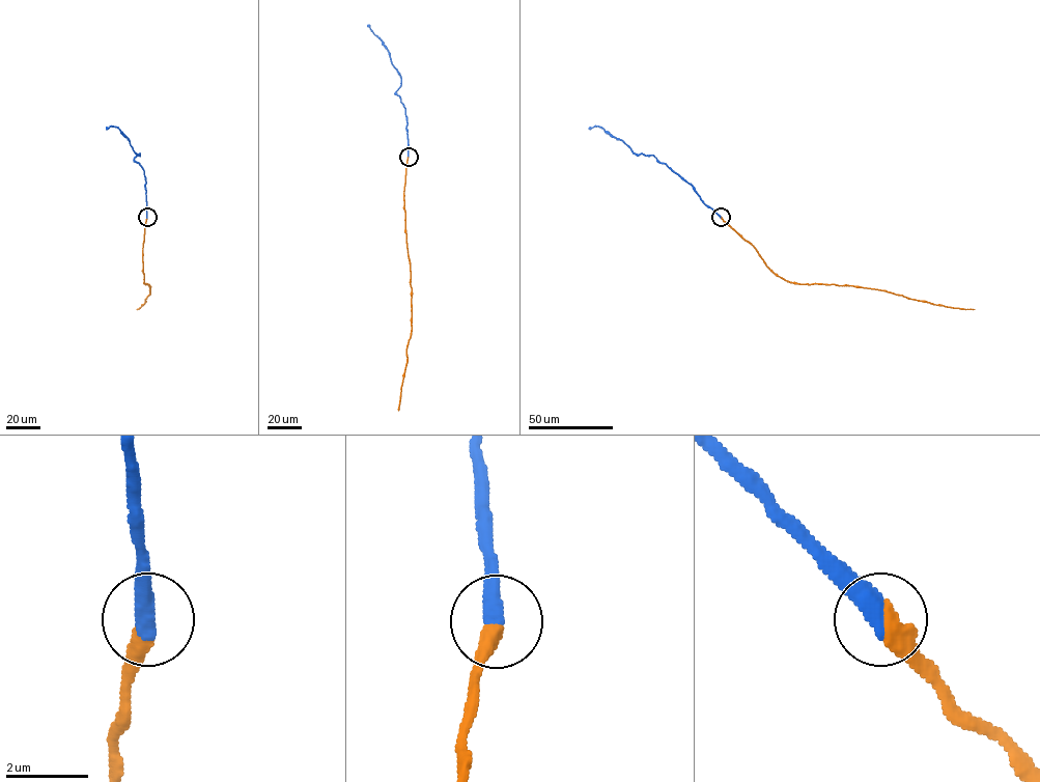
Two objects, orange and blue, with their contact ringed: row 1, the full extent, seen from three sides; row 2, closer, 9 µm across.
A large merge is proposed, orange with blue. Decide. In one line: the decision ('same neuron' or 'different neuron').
same neuron

